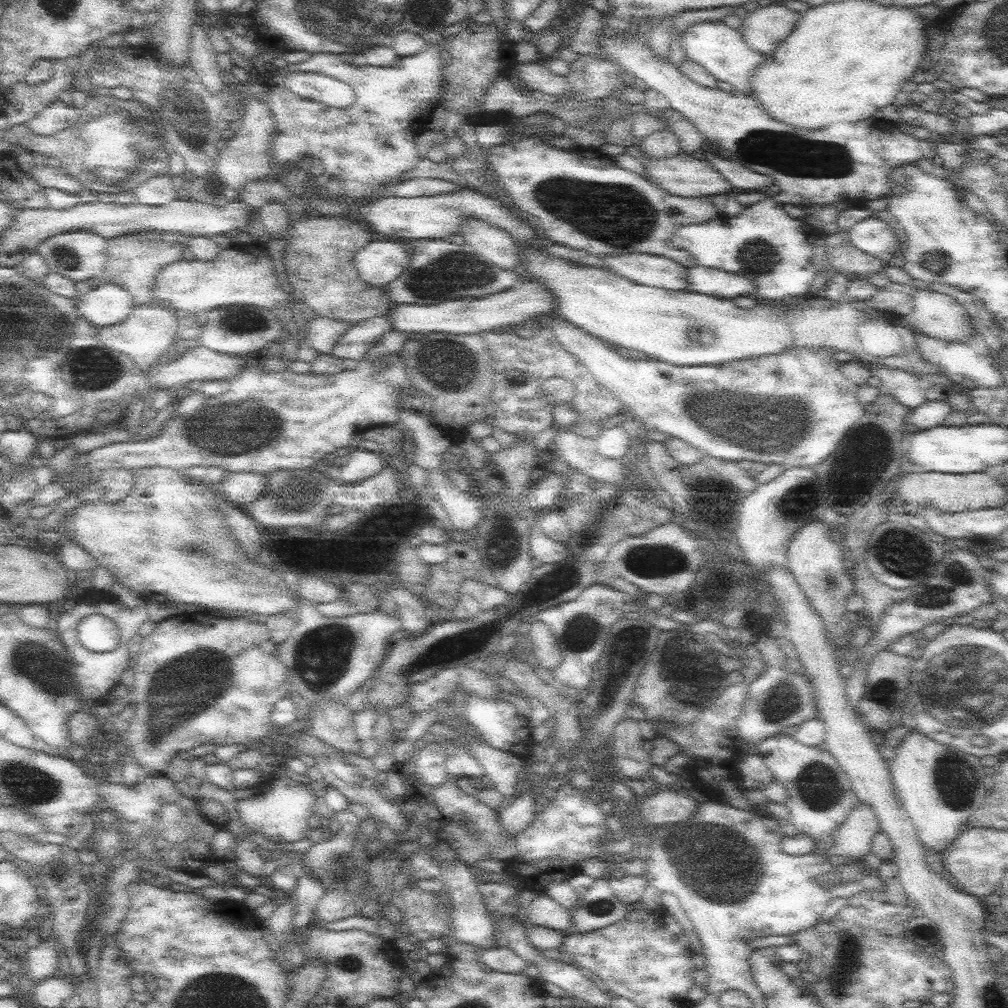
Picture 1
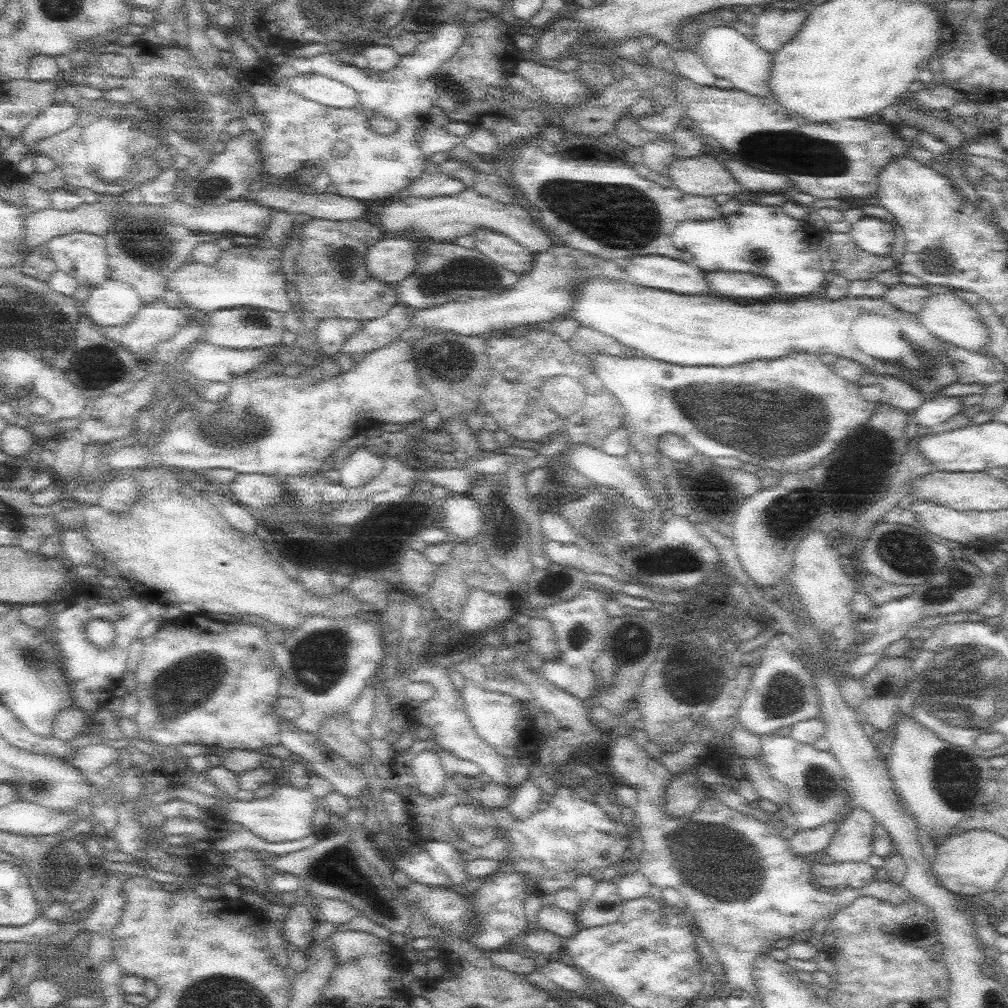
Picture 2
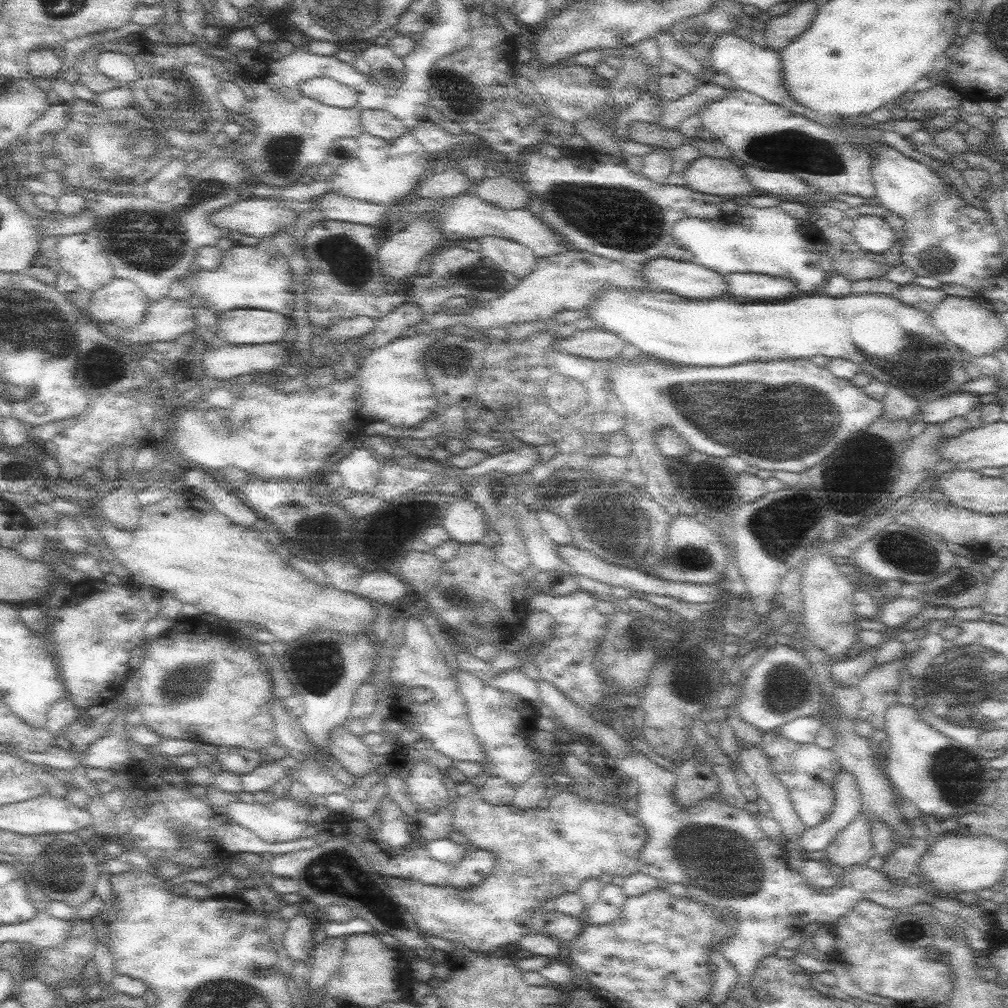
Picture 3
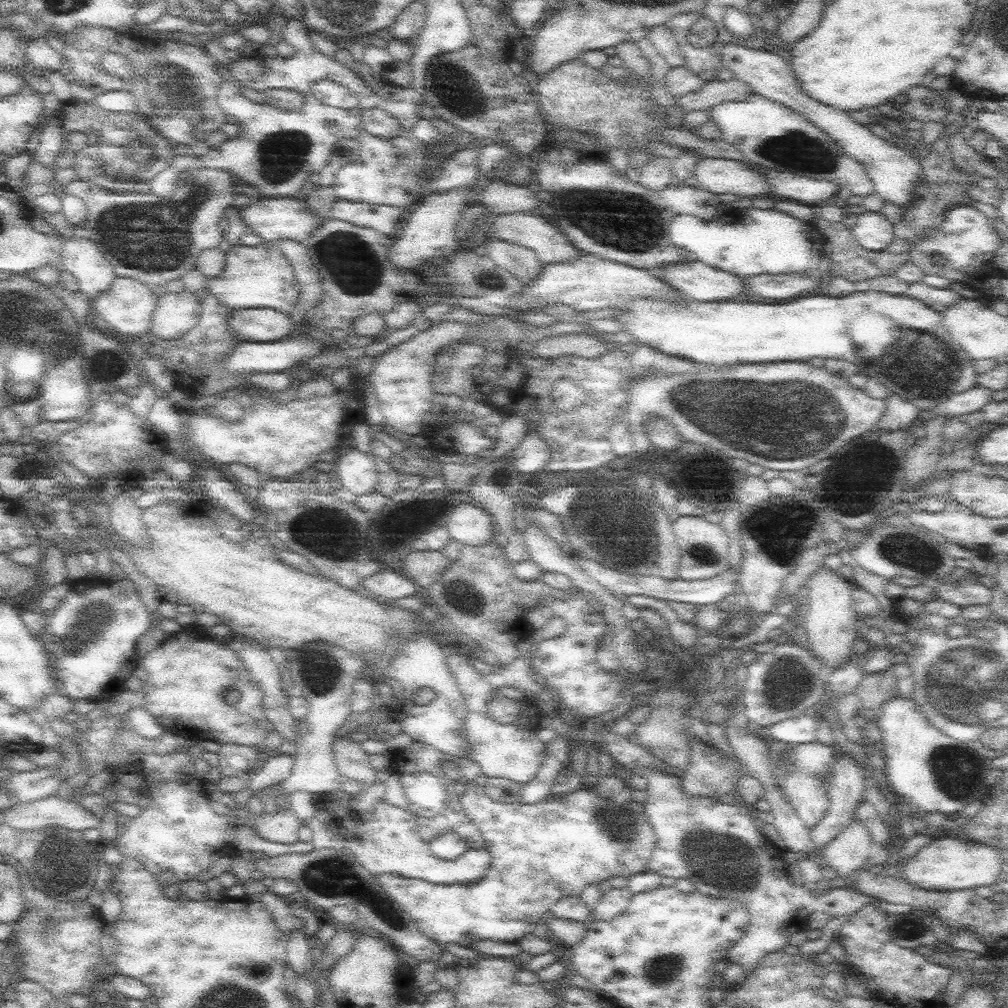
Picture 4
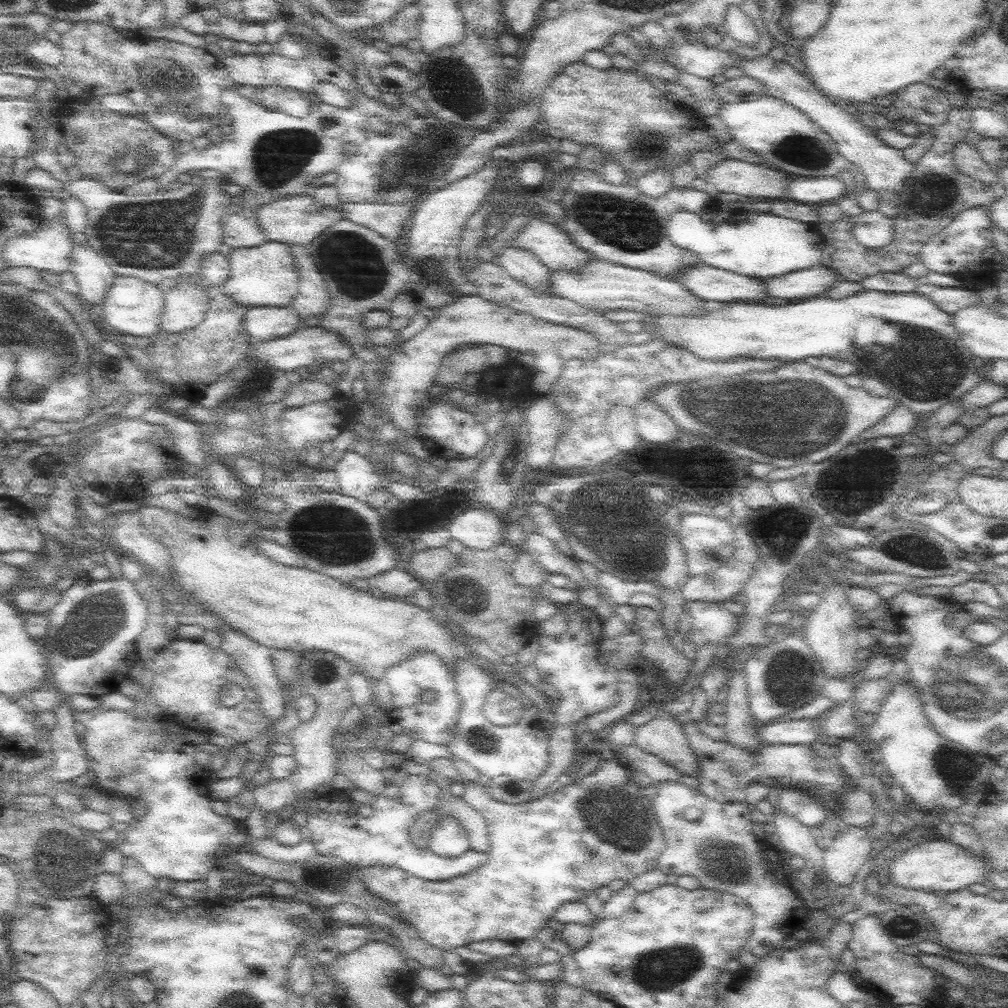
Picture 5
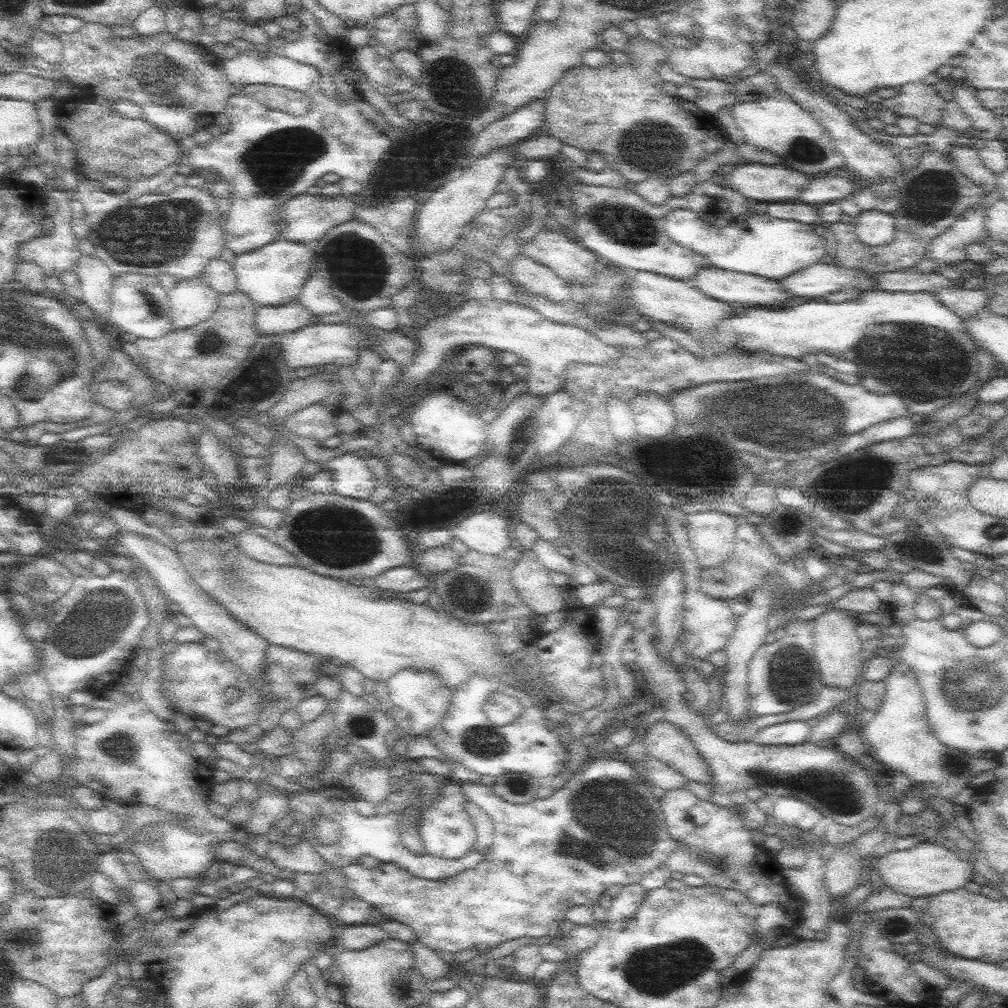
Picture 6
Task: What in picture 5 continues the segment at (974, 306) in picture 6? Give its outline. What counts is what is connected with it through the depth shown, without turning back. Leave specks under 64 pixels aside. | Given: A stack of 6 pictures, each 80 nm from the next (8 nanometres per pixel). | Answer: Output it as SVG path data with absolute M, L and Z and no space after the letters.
M926 277L919 278L920 286L914 291L932 299L944 312L956 314L959 310L980 304L980 294L966 288L940 288L928 283Z

